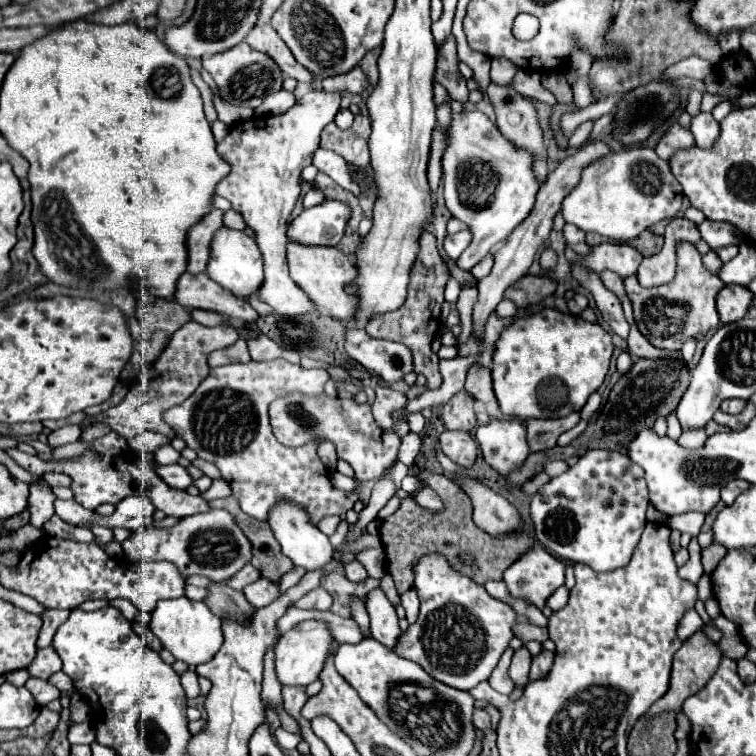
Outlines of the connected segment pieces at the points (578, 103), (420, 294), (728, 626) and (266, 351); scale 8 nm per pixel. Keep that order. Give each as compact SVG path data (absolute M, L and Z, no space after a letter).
M583 76L575 82L575 86L573 86L573 104L575 104L575 108L585 108L585 106L593 104L593 94L591 94L587 76Z
M423 232L423 236L419 238L417 258L415 258L411 272L409 272L407 300L403 302L401 308L387 312L385 316L373 316L365 326L365 332L369 336L381 338L381 340L401 342L411 350L413 372L423 374L427 378L427 390L437 390L443 384L443 378L441 378L439 366L437 366L439 358L431 352L431 342L433 342L433 336L439 328L441 304L445 302L443 300L443 288L445 288L447 278L449 278L449 270L447 270L445 262L439 258L439 252L437 252L437 246L435 246L435 236L431 232Z
M719 616L715 622L713 622L719 630L721 630L721 634L723 634L723 638L719 640L719 648L721 648L721 652L723 652L723 656L727 656L727 658L731 658L731 660L741 660L741 658L745 658L745 654L747 654L747 650L749 650L749 646L743 642L743 638L739 636L739 630L737 630L737 626L733 624L733 622L729 622L727 618L723 618L723 616Z
M259 334L257 338L247 340L249 346L253 346L253 360L273 360L273 358L285 358L291 364L299 364L299 354L293 350L283 350L277 346L271 338L265 334Z

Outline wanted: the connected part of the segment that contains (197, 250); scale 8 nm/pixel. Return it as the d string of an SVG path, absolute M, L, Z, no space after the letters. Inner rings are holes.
M213 208L209 210L197 224L193 224L187 232L187 272L199 274L207 268L209 260L209 242L213 232L223 224L223 212Z

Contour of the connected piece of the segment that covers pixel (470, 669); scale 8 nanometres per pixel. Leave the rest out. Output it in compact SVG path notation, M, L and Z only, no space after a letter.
M427 554L415 564L415 588L421 600L419 618L399 636L395 654L417 662L433 678L459 690L471 690L487 680L513 638L515 610L489 596L469 576L455 572L441 554Z

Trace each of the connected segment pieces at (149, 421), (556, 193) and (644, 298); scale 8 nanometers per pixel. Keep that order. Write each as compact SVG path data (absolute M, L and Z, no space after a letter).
M189 320L171 336L169 344L159 354L157 362L151 368L145 368L141 372L135 386L129 390L129 394L123 398L123 402L119 406L113 406L99 416L91 416L83 424L107 418L107 424L111 426L111 430L121 434L127 440L145 430L155 430L155 432L161 432L161 434L173 438L175 434L173 434L171 426L165 424L163 414L169 408L185 402L199 388L199 384L209 376L209 364L207 364L209 354L217 348L225 348L225 346L237 342L239 338L241 338L241 328L231 324L231 320L225 324L213 326L213 328L207 328L199 322Z
M587 142L583 144L583 148L579 152L575 152L573 156L567 156L549 176L547 176L547 182L545 186L539 188L537 192L537 202L531 210L531 214L517 226L517 230L513 230L513 234L507 238L507 244L495 254L495 266L491 270L489 276L481 278L479 280L479 302L473 310L473 336L479 334L479 330L483 328L485 324L485 318L497 308L497 304L503 300L503 292L515 284L519 278L523 278L527 274L527 270L531 268L533 264L533 258L535 258L535 252L537 248L547 240L549 232L551 232L551 224L553 224L553 216L555 212L561 208L561 202L563 198L571 192L571 188L579 182L579 176L581 176L581 170L591 164L595 158L599 156L605 156L609 152L607 144L603 142Z
M691 242L677 244L677 272L667 284L643 288L635 276L625 278L625 290L633 304L633 314L641 334L657 348L679 350L687 340L701 340L709 330L719 328L719 314L715 308L715 296L725 286L719 276L705 270L701 254Z

